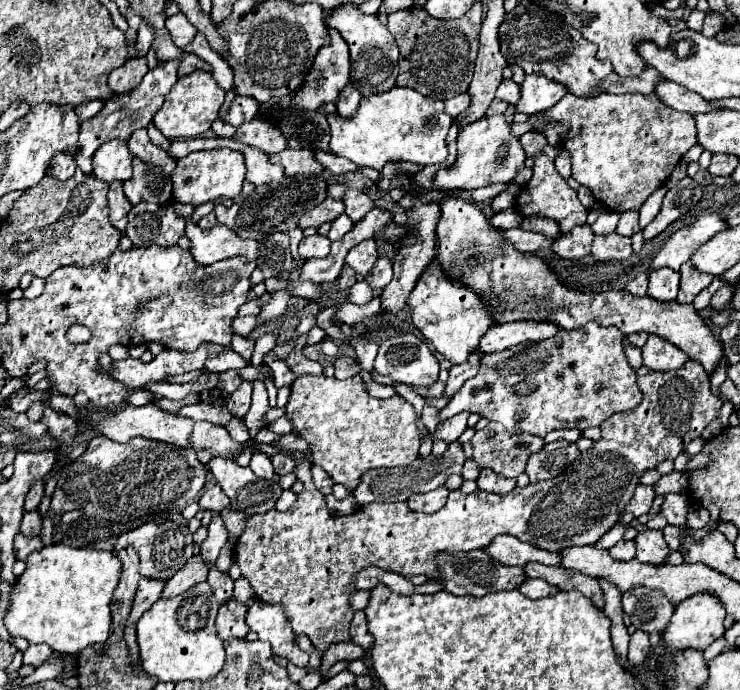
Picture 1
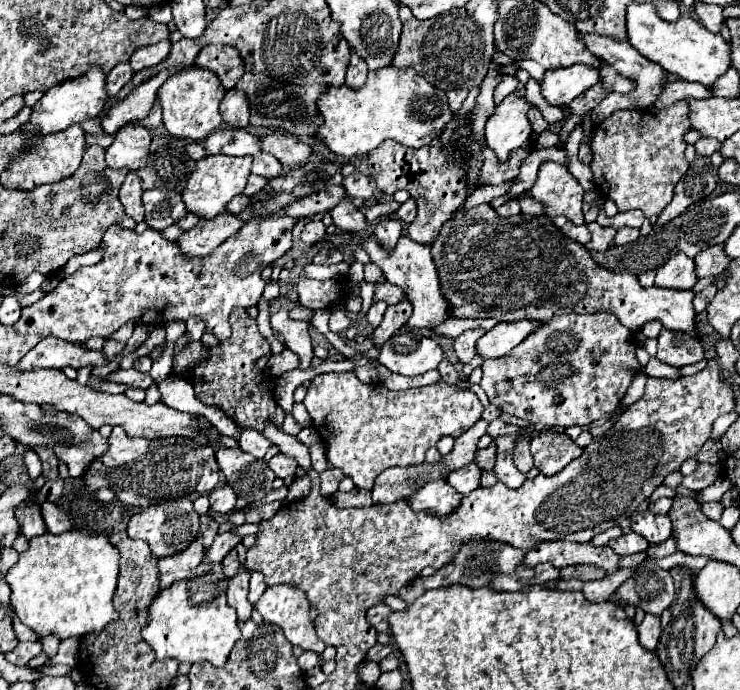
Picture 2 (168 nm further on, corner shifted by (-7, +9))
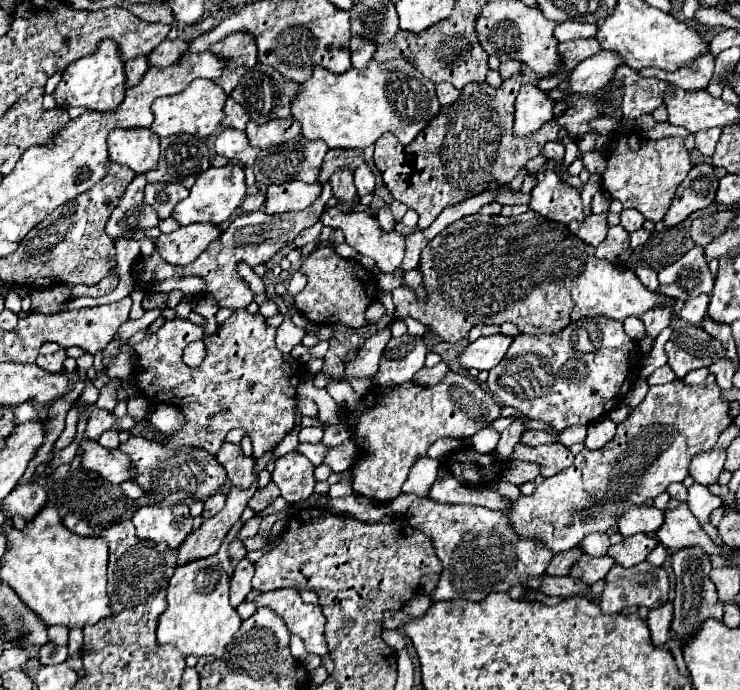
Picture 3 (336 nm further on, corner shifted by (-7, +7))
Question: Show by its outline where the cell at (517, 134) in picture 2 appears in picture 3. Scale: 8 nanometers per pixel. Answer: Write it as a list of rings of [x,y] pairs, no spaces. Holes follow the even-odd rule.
[[[527,83],[521,85],[519,95],[515,99],[515,121],[513,121],[513,135],[525,137],[545,123],[553,119],[553,101],[547,97],[545,91],[537,89],[535,85]]]

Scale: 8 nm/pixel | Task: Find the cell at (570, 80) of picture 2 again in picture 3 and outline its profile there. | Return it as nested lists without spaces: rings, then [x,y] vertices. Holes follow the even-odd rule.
[[[599,51],[593,57],[581,61],[575,69],[571,69],[567,77],[567,91],[573,95],[595,95],[601,91],[613,77],[617,65],[623,61],[619,55],[611,55],[611,51]]]

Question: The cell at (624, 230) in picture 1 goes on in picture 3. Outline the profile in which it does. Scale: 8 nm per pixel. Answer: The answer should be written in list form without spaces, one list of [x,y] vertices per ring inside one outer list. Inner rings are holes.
[[[623,209],[619,217],[621,217],[621,225],[623,225],[623,229],[629,231],[629,233],[641,229],[643,223],[645,223],[645,217],[643,217],[639,211],[635,211],[635,209]]]

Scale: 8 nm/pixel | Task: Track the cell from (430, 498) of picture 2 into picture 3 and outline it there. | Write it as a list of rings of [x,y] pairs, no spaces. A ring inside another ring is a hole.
[[[417,497],[405,513],[407,521],[427,533],[435,543],[437,555],[443,561],[443,573],[437,587],[429,593],[431,601],[467,599],[481,601],[493,591],[507,593],[527,579],[543,575],[553,553],[531,539],[519,539],[505,515],[477,505],[447,505],[429,497]]]

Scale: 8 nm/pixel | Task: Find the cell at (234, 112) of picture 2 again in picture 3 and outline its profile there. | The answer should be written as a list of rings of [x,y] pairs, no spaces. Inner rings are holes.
[[[227,97],[227,103],[225,103],[225,119],[221,121],[221,125],[225,125],[225,127],[233,127],[233,129],[245,129],[247,127],[247,123],[249,123],[249,115],[245,113],[245,109],[237,103],[237,101],[233,101],[231,97]]]

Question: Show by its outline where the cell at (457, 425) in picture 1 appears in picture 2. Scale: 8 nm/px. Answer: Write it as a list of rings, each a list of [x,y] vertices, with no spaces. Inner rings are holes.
[[[355,373],[317,375],[303,399],[321,437],[329,443],[327,459],[351,477],[355,487],[371,491],[375,477],[389,467],[407,467],[425,461],[427,449],[445,435],[459,437],[483,413],[483,405],[469,389],[455,389],[443,379],[435,385],[389,391],[381,383],[361,383]]]

